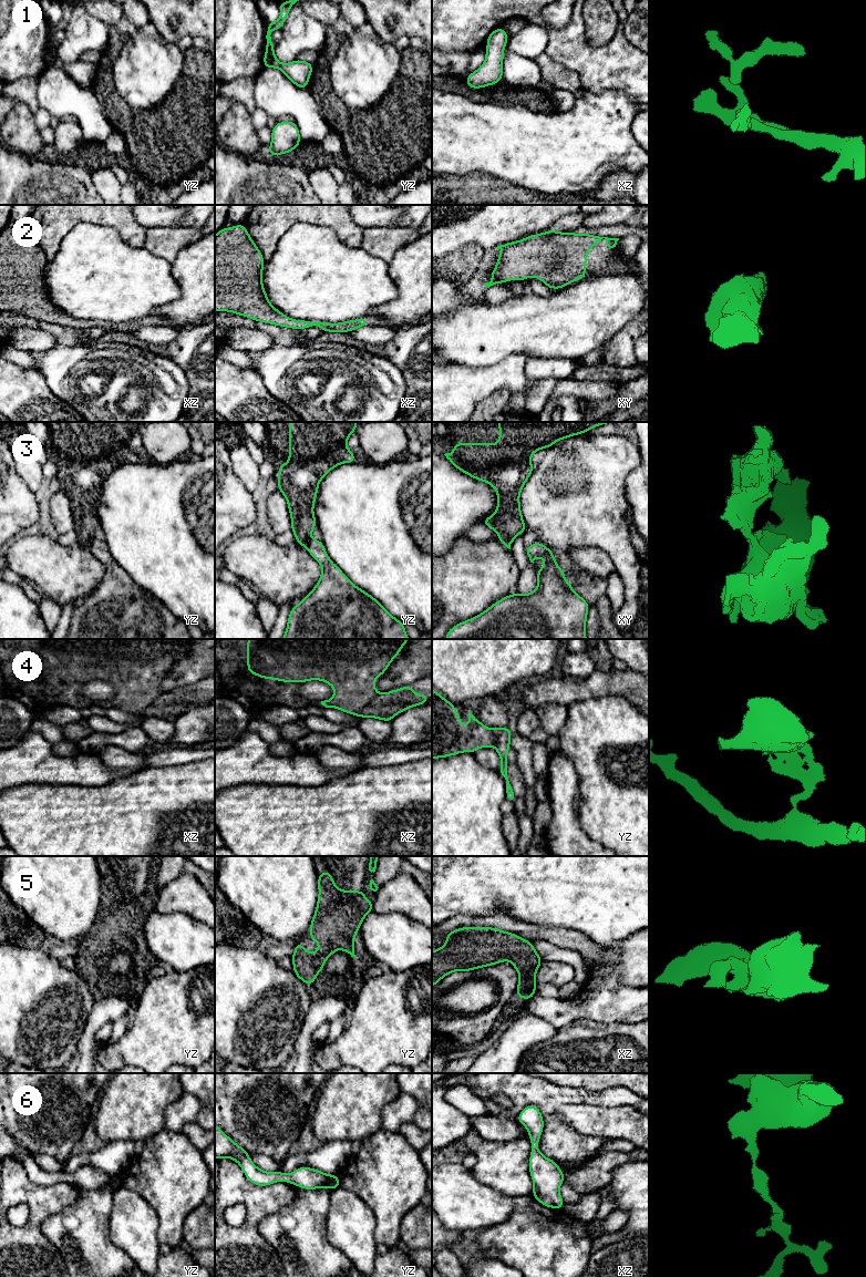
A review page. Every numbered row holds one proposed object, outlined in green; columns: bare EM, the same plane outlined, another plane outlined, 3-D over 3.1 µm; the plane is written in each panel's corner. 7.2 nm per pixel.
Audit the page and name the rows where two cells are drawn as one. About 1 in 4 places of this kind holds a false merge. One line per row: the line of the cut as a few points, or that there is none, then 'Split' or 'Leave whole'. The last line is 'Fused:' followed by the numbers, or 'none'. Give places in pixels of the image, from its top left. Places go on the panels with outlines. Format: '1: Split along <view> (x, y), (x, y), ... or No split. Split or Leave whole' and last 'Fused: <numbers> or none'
1: No split. Leave whole
2: No split. Leave whole
3: Split along yz (311, 538), (306, 546). Split
4: Split along xz (377, 693), (367, 704), (353, 713). Split
5: No split. Leave whole
6: No split. Leave whole
Fused: 3, 4

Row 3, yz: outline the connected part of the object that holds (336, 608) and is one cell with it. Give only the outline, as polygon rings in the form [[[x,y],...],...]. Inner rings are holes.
[[[311,539],[308,553],[321,566],[322,573],[315,588],[291,608],[282,639],[410,639],[404,624],[394,618],[374,597],[353,585],[329,558],[322,540]]]

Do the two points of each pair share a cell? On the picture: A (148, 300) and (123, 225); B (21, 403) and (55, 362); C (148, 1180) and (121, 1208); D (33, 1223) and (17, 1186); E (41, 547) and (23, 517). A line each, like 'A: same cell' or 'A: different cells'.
A: different cells
B: different cells
C: different cells
D: same cell
E: different cells

